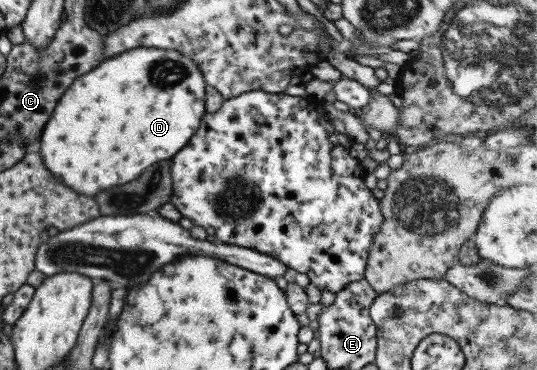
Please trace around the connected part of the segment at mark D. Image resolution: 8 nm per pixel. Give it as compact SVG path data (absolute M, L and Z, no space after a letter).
M138 47L112 55L100 61L100 64L91 68L82 76L78 76L58 98L57 104L54 106L48 121L46 121L38 136L40 158L42 158L45 167L59 181L62 181L62 184L65 184L78 194L88 194L88 197L92 197L92 194L95 195L100 190L106 190L106 188L112 188L112 186L118 186L118 184L126 184L134 180L146 166L150 166L150 164L154 164L158 160L170 160L186 146L194 131L201 124L202 117L206 114L204 86L206 85L204 80L202 80L202 73L198 70L198 65L193 60L182 56L181 52L176 52L172 49Z

